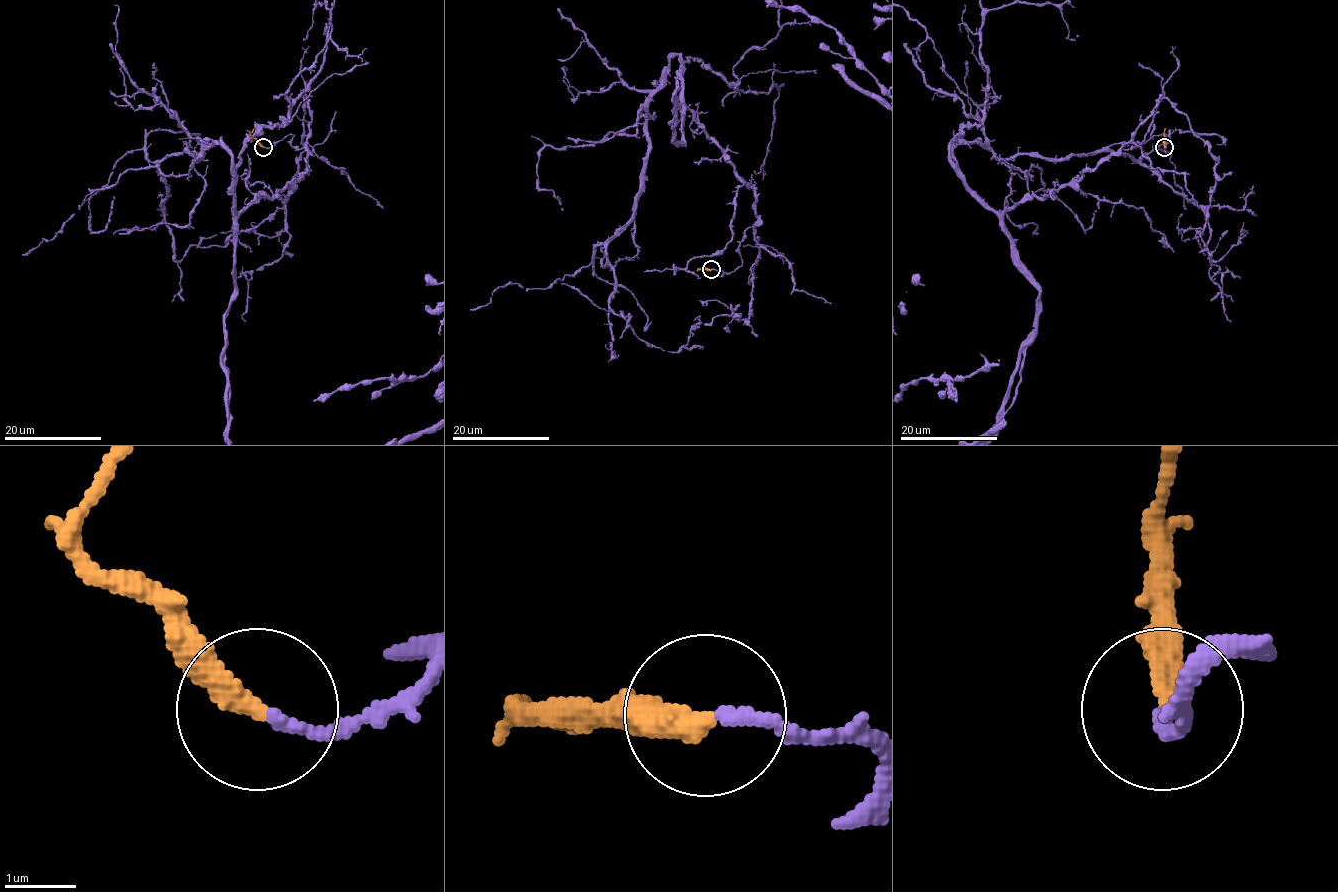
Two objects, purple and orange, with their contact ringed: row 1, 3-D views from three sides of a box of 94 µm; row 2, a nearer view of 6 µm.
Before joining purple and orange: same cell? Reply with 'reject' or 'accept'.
accept

